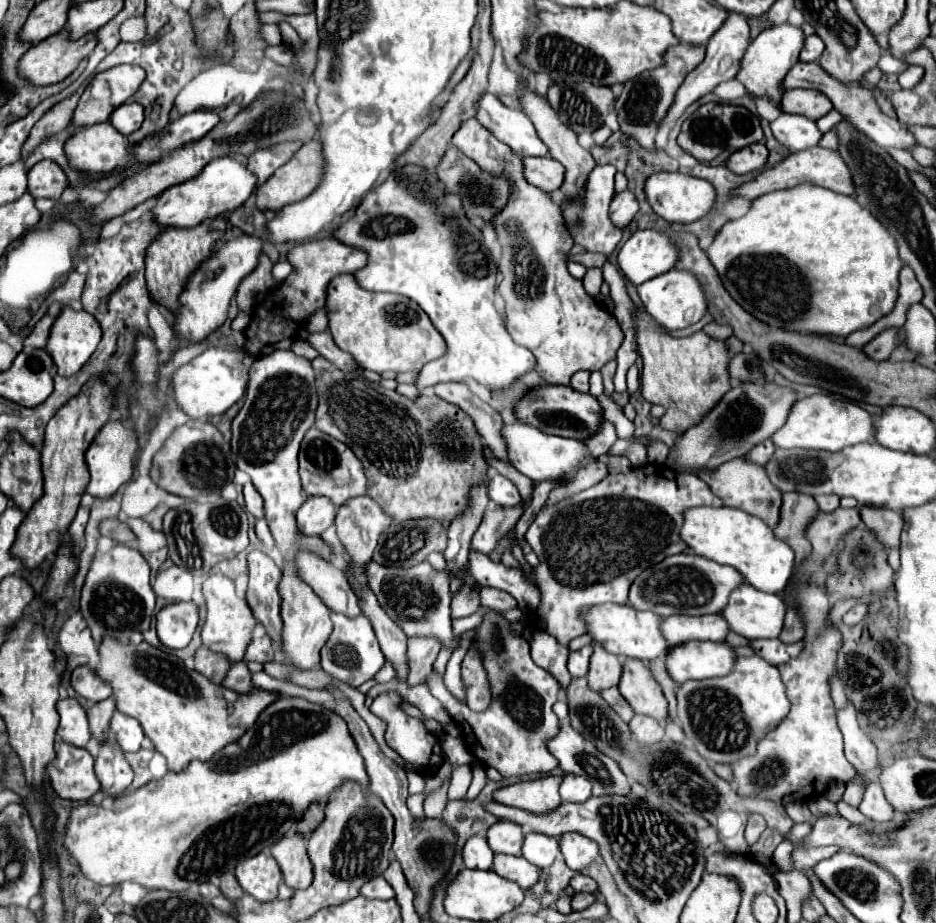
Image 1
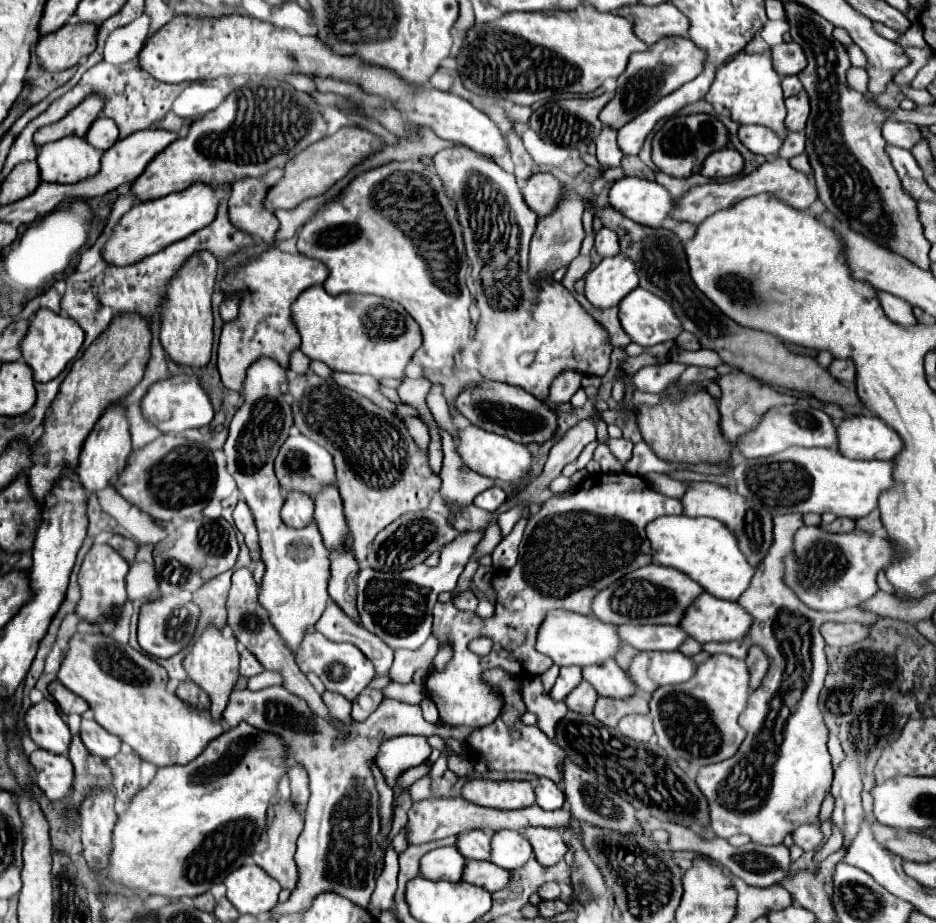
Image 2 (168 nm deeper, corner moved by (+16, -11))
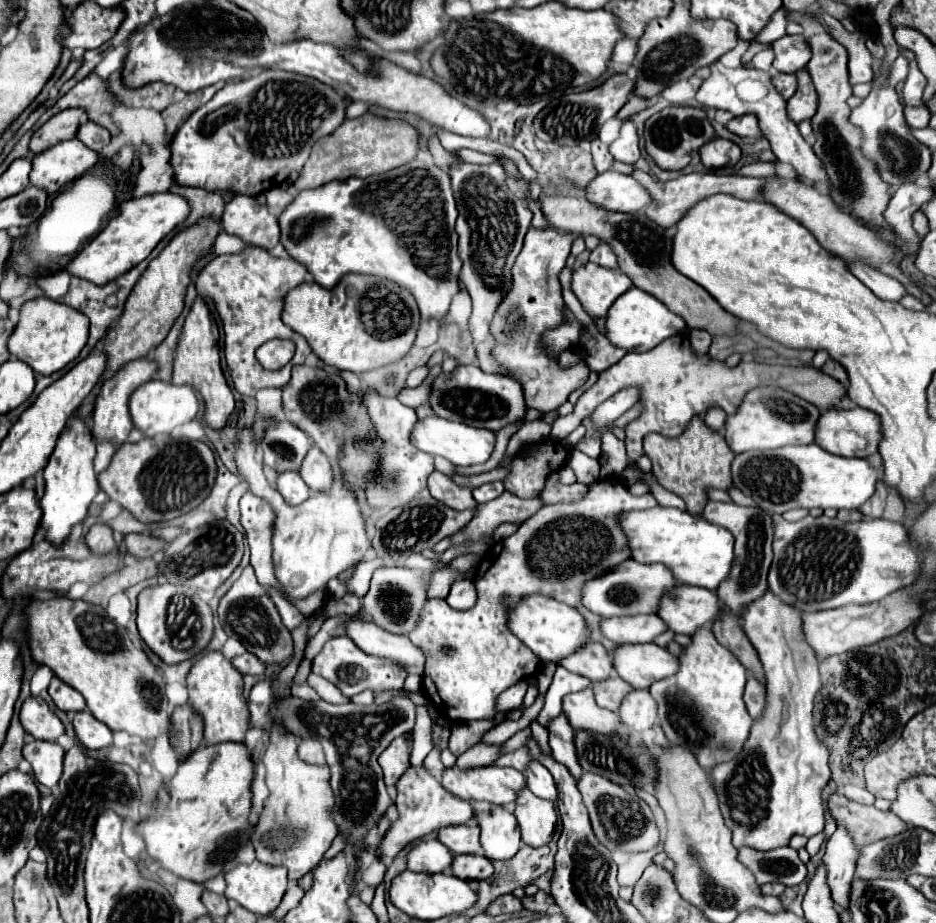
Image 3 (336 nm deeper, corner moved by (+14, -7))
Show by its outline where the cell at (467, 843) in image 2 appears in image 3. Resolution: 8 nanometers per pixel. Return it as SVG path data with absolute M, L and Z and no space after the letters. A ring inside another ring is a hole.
M460 824L446 826L446 830L438 830L438 842L442 842L452 854L478 854L480 846L480 830L476 824Z

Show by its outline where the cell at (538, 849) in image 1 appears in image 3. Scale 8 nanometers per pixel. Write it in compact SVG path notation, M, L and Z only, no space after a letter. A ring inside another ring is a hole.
M492 806L488 812L474 814L480 826L480 844L484 848L484 856L490 860L506 860L512 858L520 848L520 830L516 816L502 808Z

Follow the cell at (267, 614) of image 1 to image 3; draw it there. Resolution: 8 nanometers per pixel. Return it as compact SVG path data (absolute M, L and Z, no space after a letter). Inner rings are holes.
M246 566L242 576L234 582L234 586L226 592L226 596L220 600L218 618L228 636L236 636L248 652L258 656L262 662L282 662L292 654L292 634L282 624L280 614L268 594L268 590L258 584L254 576L254 568Z

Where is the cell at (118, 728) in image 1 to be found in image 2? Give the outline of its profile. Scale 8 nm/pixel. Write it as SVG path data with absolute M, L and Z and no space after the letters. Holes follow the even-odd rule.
M82 720L80 726L80 736L84 740L84 746L98 758L108 760L114 758L120 752L122 740L114 734L110 734L108 730L104 730L100 724L96 724L94 720Z

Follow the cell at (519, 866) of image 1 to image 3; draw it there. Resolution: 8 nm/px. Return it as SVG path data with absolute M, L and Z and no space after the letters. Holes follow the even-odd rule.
M464 854L464 856L452 856L452 874L460 880L480 880L480 878L490 878L494 872L492 864L484 856L476 854Z

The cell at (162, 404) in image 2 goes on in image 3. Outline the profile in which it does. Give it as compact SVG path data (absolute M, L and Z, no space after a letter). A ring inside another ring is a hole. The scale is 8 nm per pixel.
M150 380L134 390L130 398L130 416L134 426L146 436L154 438L156 434L170 434L176 426L182 426L198 416L200 402L190 386L174 386L162 380Z

